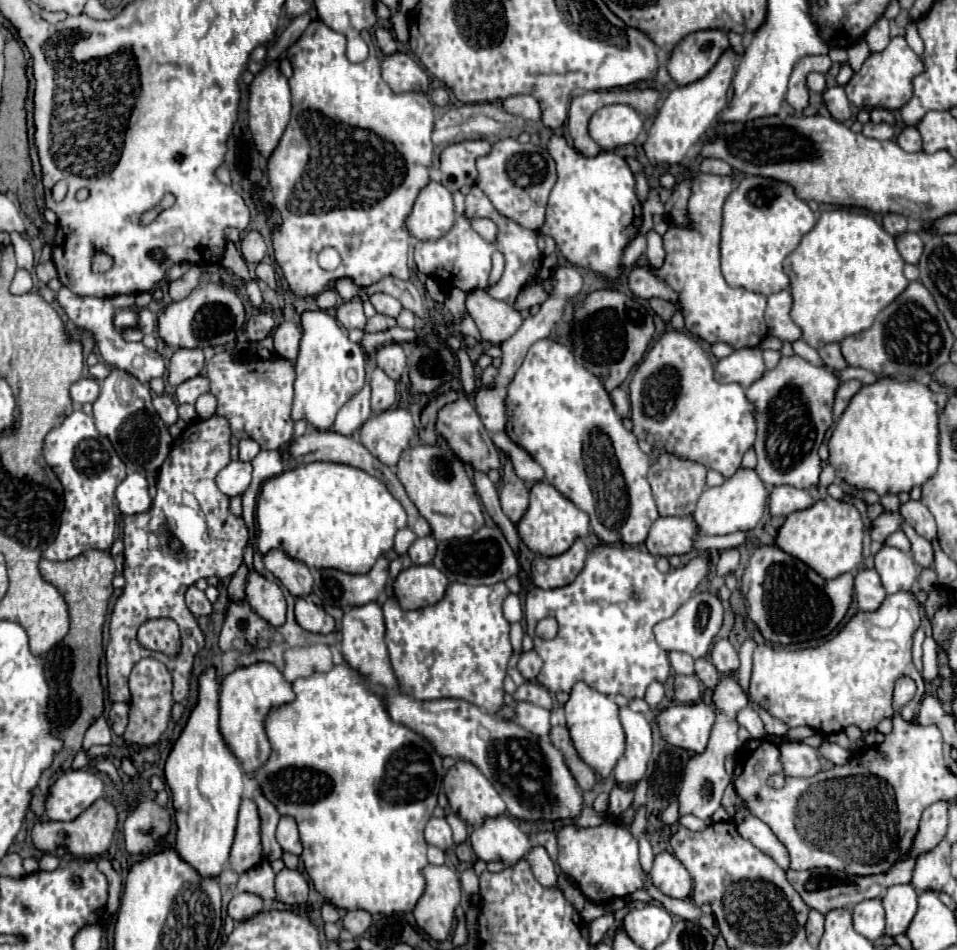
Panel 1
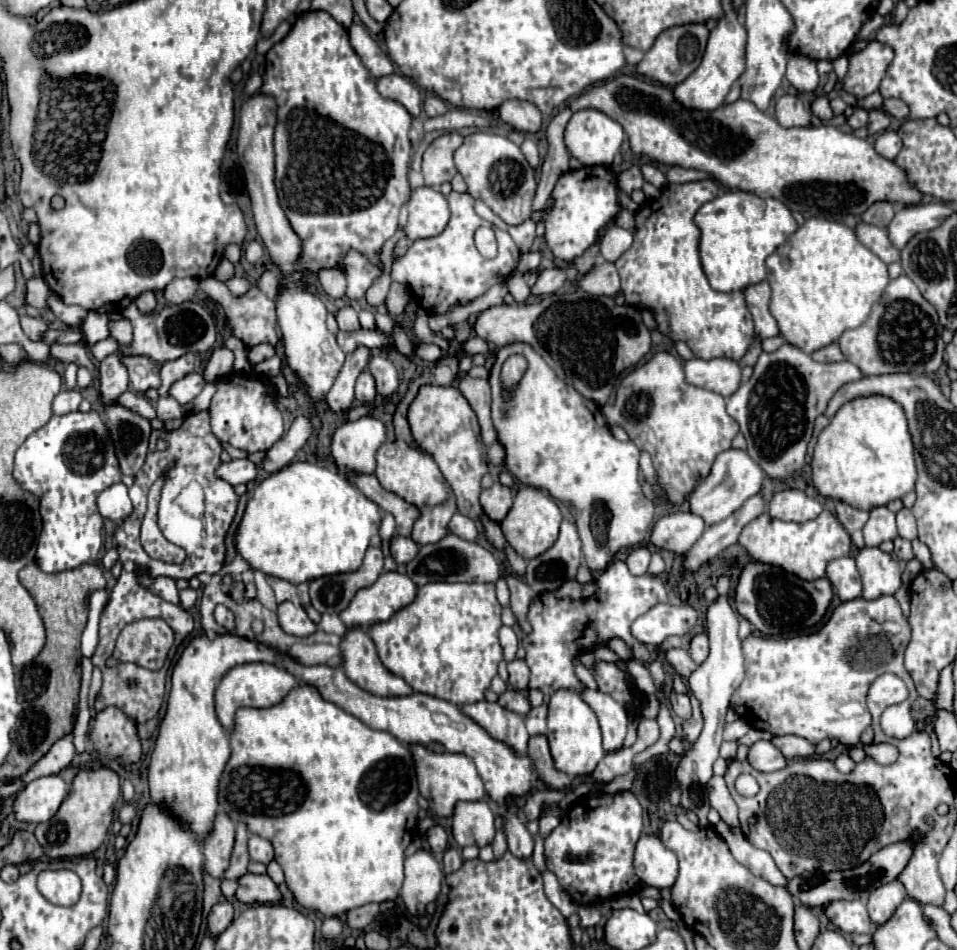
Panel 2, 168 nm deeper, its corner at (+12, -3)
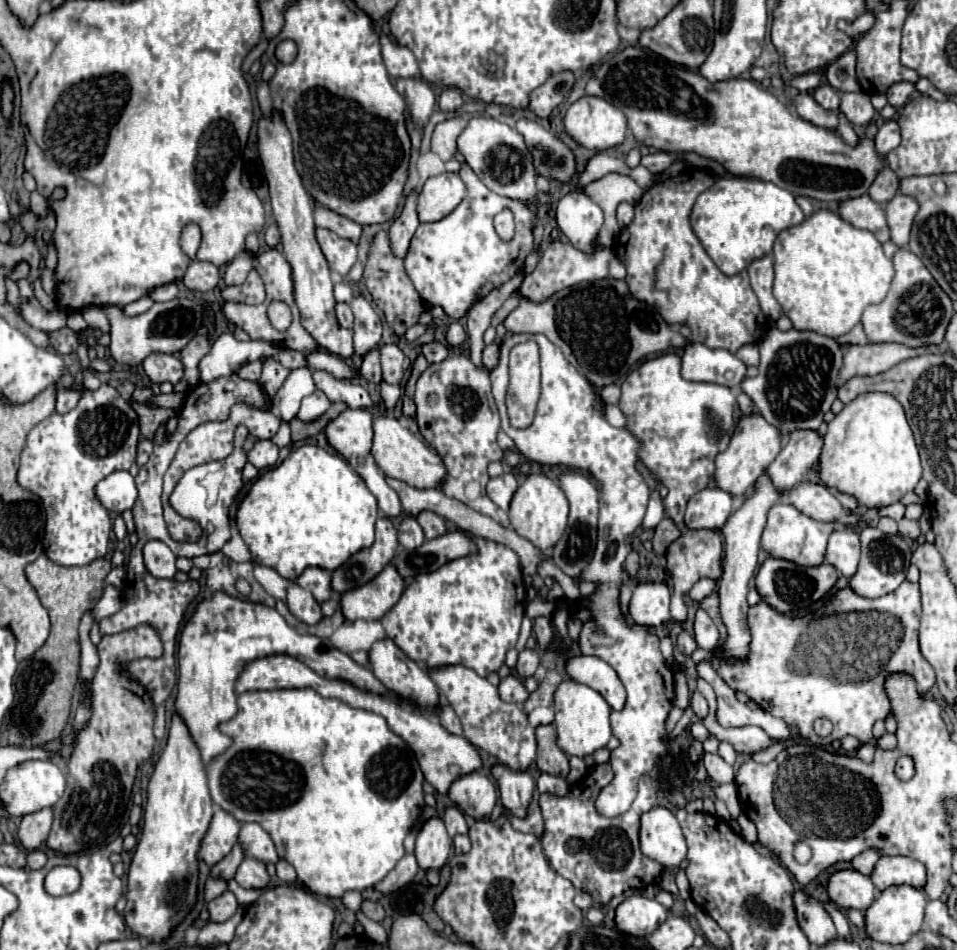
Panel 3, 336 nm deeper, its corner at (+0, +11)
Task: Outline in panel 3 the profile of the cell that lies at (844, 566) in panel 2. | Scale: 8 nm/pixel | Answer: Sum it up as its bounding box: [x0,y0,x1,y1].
[826,529,860,577]

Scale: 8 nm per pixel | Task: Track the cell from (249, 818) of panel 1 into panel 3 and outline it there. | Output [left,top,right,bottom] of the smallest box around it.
[198,809,240,865]

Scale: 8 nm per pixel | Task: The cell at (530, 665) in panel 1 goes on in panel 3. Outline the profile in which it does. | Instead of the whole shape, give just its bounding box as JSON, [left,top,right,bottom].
[516,649,540,679]

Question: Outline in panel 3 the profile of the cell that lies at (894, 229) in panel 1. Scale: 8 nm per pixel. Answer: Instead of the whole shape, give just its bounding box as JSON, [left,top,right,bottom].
[870,167,898,203]

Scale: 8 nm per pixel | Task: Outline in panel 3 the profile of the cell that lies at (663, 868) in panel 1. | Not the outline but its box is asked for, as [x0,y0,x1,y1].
[640,807,686,867]

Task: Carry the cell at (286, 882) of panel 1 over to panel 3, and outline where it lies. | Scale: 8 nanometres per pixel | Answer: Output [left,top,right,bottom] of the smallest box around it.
[234,857,270,889]

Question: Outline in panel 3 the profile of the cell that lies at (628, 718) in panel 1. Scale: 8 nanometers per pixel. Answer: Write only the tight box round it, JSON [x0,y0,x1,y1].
[566,655,626,709]

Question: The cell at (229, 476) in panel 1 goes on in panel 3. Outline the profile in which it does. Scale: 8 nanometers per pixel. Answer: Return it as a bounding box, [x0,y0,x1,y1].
[248,441,278,469]

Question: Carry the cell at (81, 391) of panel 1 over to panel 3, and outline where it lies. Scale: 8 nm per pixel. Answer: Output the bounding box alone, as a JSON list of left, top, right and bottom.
[56,389,82,413]

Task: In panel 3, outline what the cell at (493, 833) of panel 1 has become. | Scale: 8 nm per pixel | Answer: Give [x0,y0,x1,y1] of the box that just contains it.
[448,773,498,819]

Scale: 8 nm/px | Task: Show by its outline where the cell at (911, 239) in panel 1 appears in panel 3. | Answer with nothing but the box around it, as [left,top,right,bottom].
[838,195,890,243]

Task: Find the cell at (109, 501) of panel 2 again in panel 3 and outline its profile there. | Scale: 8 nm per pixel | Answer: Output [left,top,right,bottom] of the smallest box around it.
[94,471,138,513]

